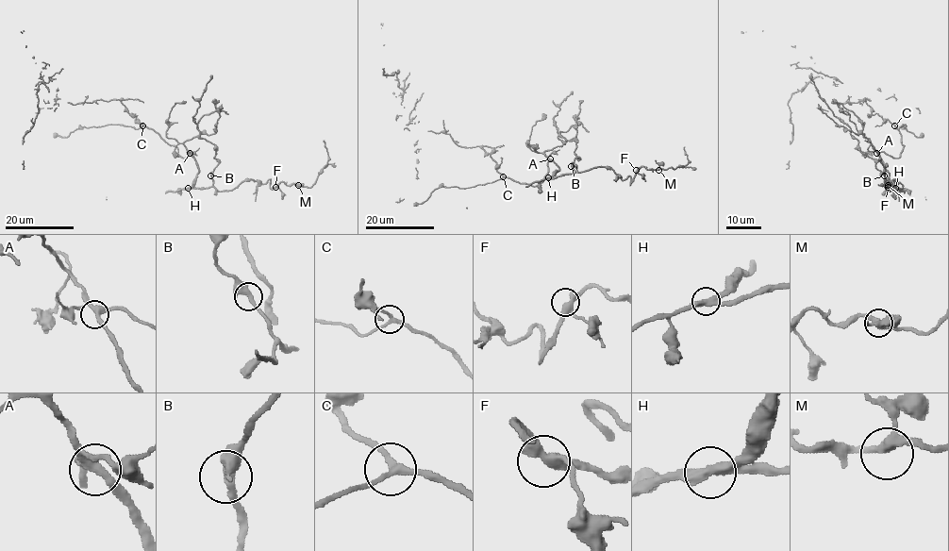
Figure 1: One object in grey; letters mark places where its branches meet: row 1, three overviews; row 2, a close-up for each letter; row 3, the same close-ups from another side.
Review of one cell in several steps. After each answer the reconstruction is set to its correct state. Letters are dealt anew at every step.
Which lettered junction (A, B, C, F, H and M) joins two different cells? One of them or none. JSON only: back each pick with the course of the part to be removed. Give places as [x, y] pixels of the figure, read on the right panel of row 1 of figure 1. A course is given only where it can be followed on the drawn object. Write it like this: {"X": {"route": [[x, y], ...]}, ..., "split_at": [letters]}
{"H": {"route": [[895, 189], [877, 154], [884, 151], [900, 157], [904, 146], [895, 126], [906, 125], [916, 137], [923, 133]]}, "split_at": ["H"]}

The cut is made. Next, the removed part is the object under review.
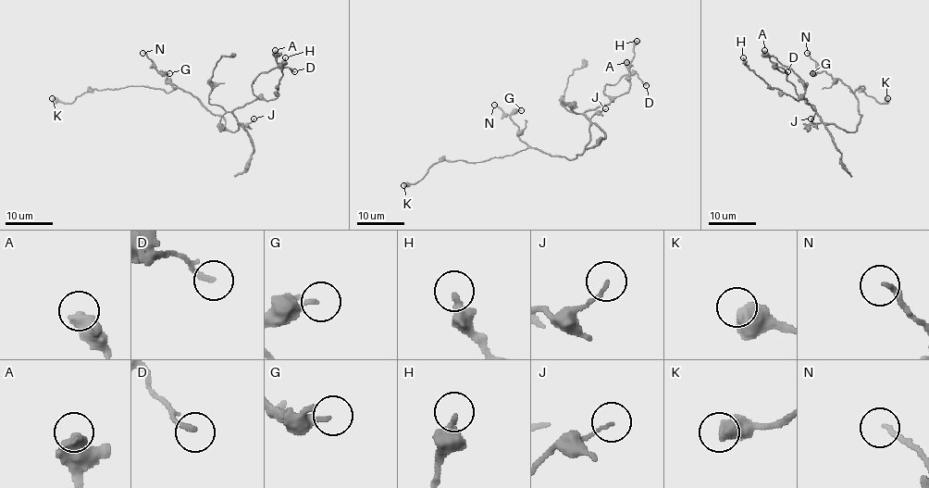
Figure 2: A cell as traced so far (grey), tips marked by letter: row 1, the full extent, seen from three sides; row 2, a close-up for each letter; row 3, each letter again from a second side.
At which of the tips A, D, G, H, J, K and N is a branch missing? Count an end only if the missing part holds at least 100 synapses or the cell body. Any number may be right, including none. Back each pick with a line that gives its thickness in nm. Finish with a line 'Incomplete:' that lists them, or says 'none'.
Incomplete: none

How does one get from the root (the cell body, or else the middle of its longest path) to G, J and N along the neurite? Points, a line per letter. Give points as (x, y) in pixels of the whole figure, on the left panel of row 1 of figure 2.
G: (216, 115), (196, 98), (173, 85), (162, 70), (158, 73), (169, 73)
J: (216, 115), (224, 119), (225, 127), (231, 131), (238, 128), (238, 123), (248, 124), (253, 118)
N: (216, 115), (196, 98), (173, 85), (162, 70), (155, 70), (154, 63), (142, 53)

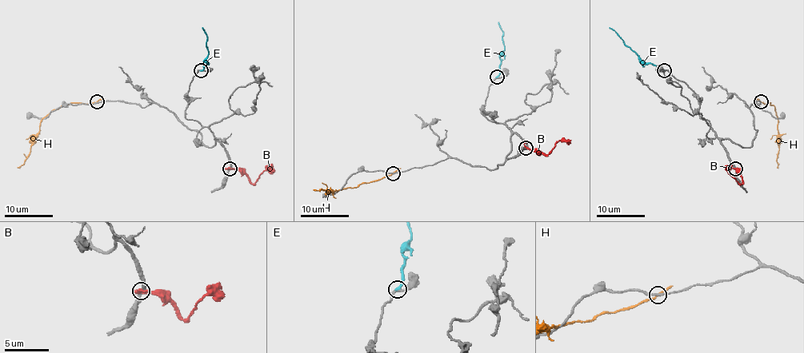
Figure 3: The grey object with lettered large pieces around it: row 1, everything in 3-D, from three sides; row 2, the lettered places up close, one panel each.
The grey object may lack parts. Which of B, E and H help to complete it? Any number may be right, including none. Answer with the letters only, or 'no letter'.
no letter

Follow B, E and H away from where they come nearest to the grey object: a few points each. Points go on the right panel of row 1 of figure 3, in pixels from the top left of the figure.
B: (734, 168), (741, 176), (741, 183), (729, 173), (732, 164)
E: (665, 70), (645, 63), (609, 27)
H: (760, 102), (774, 107), (778, 137), (777, 167)

